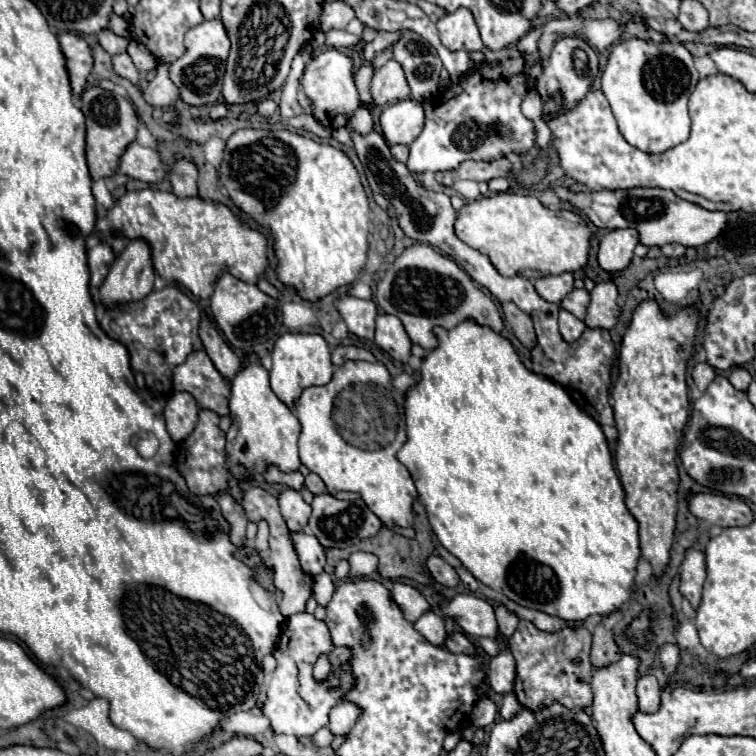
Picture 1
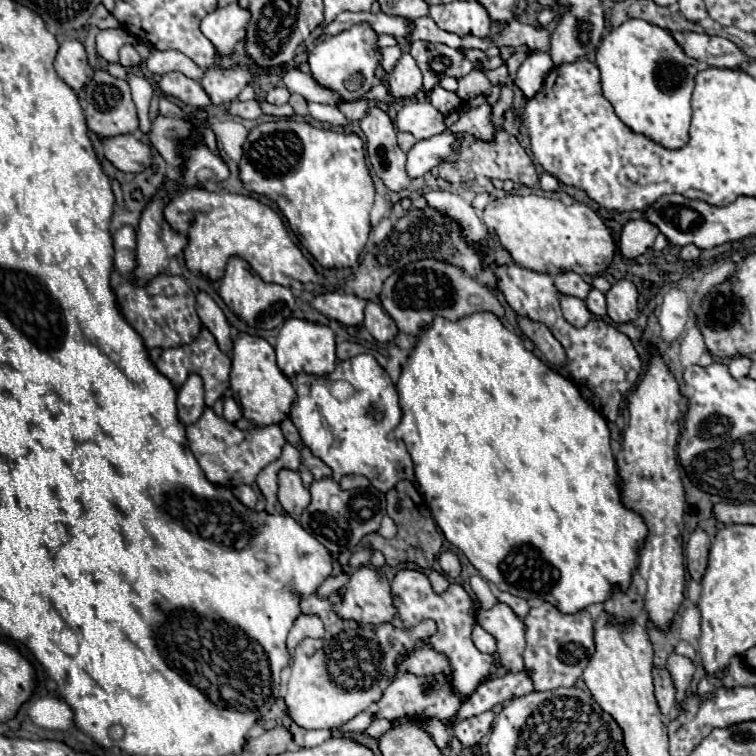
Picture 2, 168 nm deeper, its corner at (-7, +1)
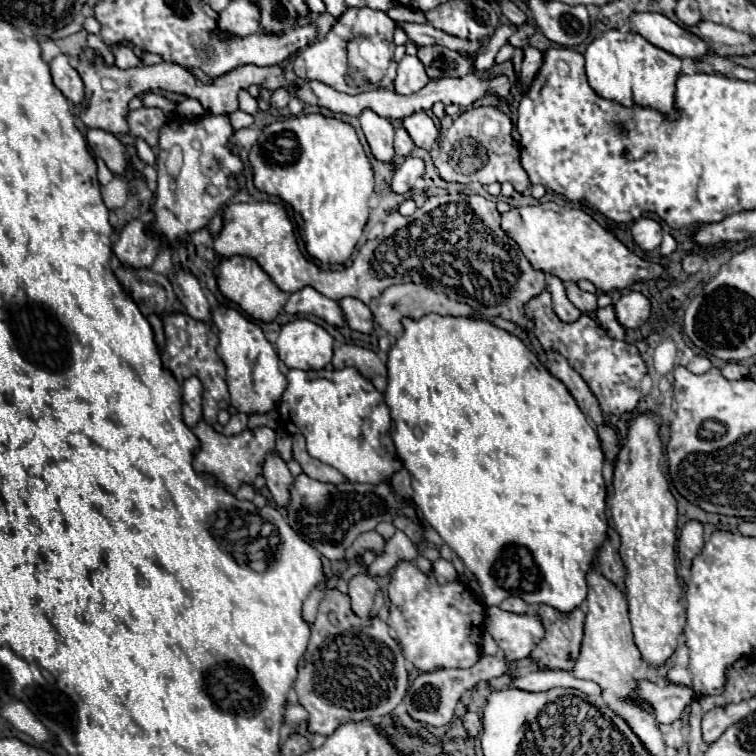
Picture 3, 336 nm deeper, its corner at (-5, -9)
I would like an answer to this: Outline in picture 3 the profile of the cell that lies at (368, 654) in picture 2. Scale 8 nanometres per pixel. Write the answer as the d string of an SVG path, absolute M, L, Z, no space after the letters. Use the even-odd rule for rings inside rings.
M325 590L319 602L319 614L311 626L309 648L299 660L295 692L299 704L309 712L307 730L311 734L329 736L337 726L379 718L391 714L403 700L407 690L407 668L399 644L389 634L381 618L357 618L349 608L349 596L339 590ZM335 612L339 624L333 626L327 614ZM319 690L319 694L317 694ZM349 706L351 710L343 708Z

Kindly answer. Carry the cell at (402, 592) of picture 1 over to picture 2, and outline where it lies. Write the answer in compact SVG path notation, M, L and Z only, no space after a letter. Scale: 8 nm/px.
M405 568L395 574L395 580L391 582L391 592L397 616L405 630L413 630L421 620L433 620L437 624L437 632L433 636L421 638L421 642L437 652L443 652L449 658L449 666L453 670L453 690L461 700L467 698L487 678L489 668L493 664L493 656L479 652L471 640L475 614L473 600L469 598L465 588L461 584L449 584L443 594L437 594L423 572Z

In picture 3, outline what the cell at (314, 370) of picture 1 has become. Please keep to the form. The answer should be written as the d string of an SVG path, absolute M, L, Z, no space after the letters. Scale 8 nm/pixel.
M299 318L281 328L275 348L285 368L323 370L333 356L333 338L315 322Z

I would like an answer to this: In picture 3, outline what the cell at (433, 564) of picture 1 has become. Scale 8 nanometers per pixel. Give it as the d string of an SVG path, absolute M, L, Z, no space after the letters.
M439 558L433 562L433 574L435 574L435 580L439 584L449 584L449 582L455 582L457 580L457 570L453 568L451 562Z

